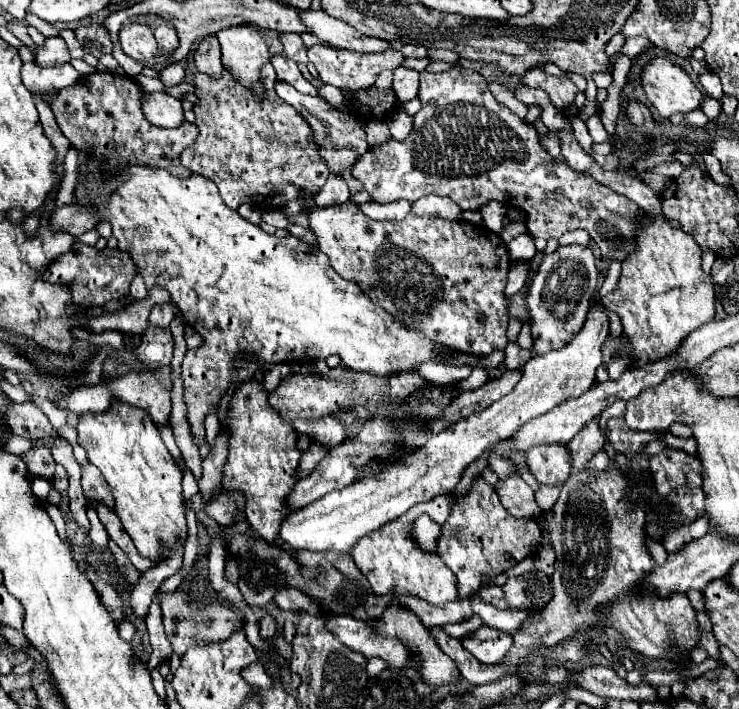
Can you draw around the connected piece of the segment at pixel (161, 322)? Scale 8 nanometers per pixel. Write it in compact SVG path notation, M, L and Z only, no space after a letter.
M164 303L164 305L156 305L150 313L148 323L154 327L168 327L170 321L176 317L176 307L172 303Z

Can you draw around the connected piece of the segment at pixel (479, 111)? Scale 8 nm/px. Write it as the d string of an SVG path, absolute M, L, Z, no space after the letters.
M454 67L444 73L420 73L418 99L422 109L414 115L414 127L404 141L390 139L378 147L370 147L352 169L352 175L364 183L366 191L376 203L392 203L398 199L418 201L424 195L444 195L466 209L480 209L486 201L506 201L510 207L518 207L526 213L526 229L530 237L560 237L566 231L584 229L596 241L602 255L610 261L624 261L636 245L640 227L652 223L634 201L600 185L590 175L570 169L568 163L554 159L542 145L538 131L524 123L510 109L500 105L488 91L484 77L478 71Z

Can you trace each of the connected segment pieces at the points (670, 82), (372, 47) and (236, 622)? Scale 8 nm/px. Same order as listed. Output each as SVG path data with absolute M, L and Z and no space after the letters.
M656 57L644 67L642 87L662 119L700 109L704 99L686 71L666 57Z
M308 9L308 11L300 11L300 13L302 13L302 21L306 23L306 27L318 39L322 39L334 47L360 51L360 53L378 53L378 51L390 49L390 41L366 37L360 31L354 31L354 27L350 27L348 23L342 23L340 19L332 19L330 15L326 15L322 11Z
M172 591L172 593L156 593L162 609L162 621L164 621L164 631L166 637L172 645L172 651L180 657L186 653L188 647L196 645L206 645L206 643L218 643L222 639L228 639L238 627L244 629L244 615L230 607L230 605L220 605L220 603L202 603L202 601L188 601L188 595L184 591Z

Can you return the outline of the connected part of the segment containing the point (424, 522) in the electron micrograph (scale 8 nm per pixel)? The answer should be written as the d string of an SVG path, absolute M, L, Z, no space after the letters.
M420 515L420 517L414 519L412 535L414 535L418 547L422 547L426 553L438 555L436 541L438 541L438 535L440 535L440 527L428 515Z

